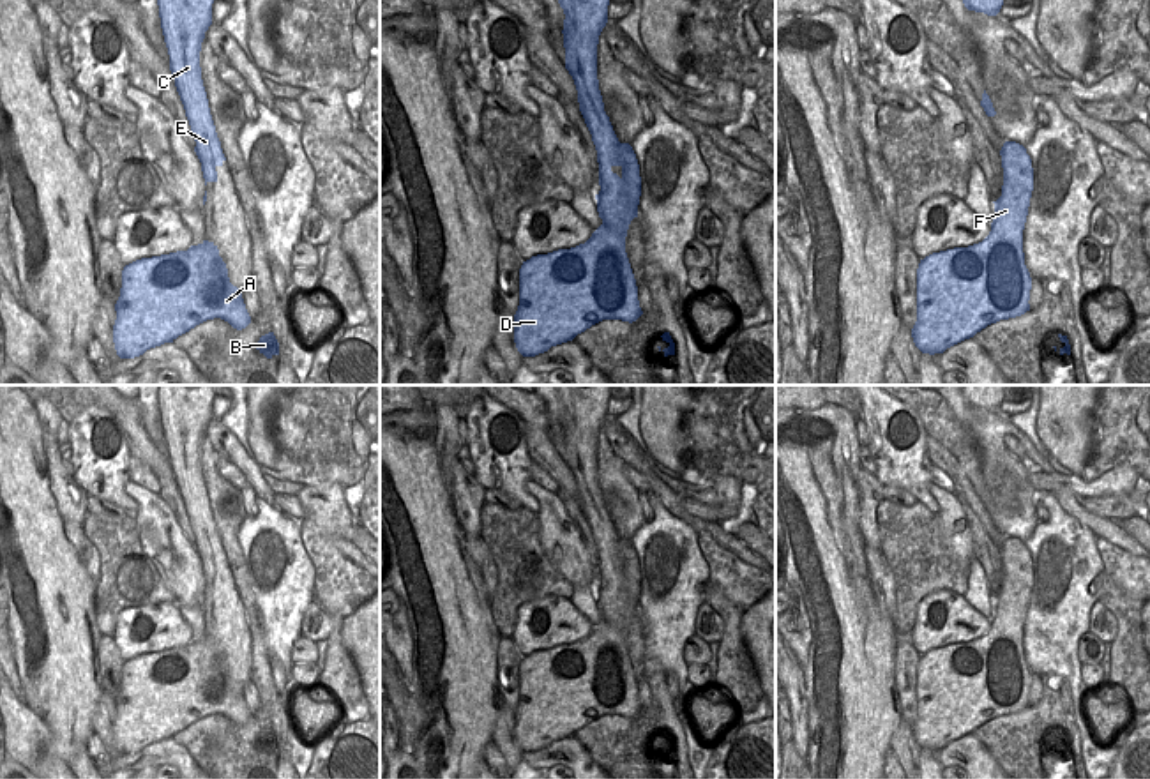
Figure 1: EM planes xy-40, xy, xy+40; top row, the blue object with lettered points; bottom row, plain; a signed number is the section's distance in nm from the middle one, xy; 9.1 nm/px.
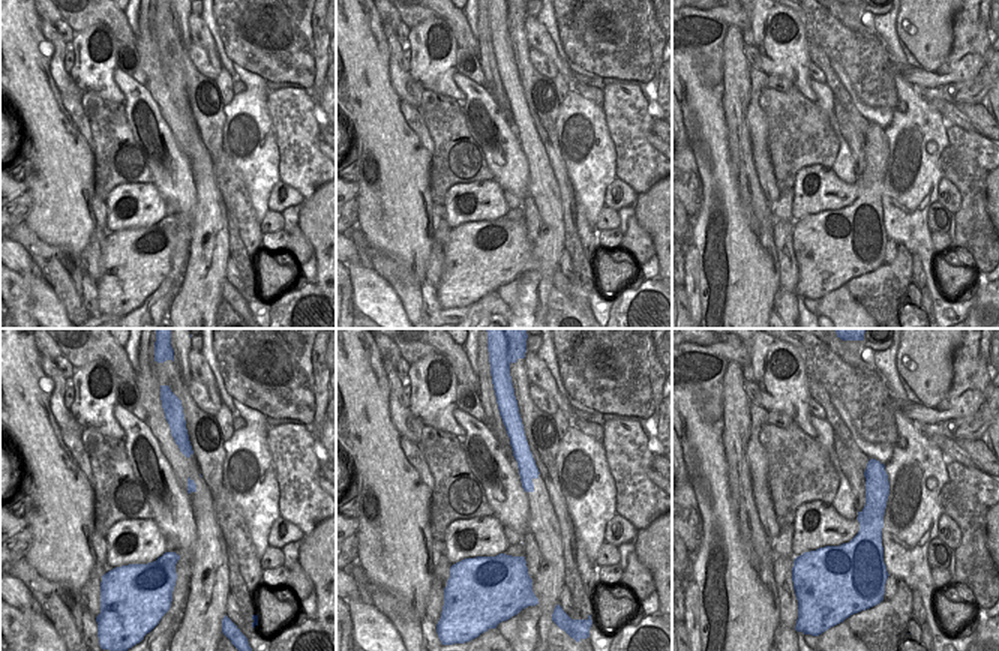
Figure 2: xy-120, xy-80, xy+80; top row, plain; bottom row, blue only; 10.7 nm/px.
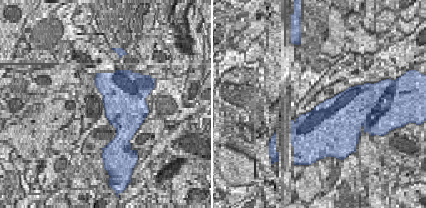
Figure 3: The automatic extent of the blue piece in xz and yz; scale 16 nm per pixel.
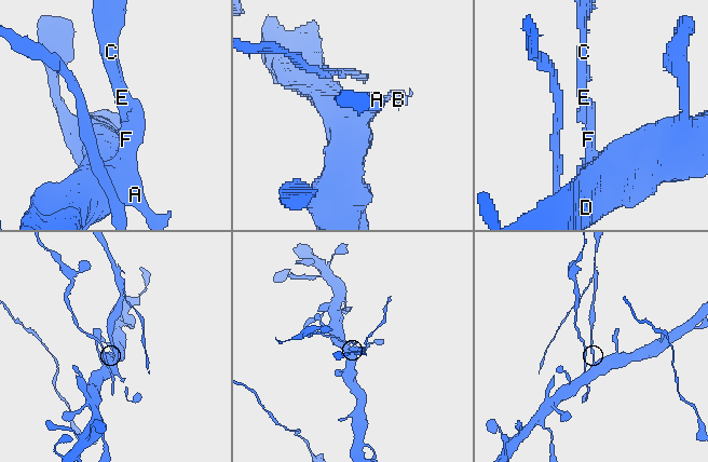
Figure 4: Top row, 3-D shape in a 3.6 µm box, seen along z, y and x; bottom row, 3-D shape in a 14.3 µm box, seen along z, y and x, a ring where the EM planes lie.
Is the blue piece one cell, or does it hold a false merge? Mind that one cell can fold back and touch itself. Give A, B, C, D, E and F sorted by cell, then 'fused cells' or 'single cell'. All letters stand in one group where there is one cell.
A B C E F / D | fused cells

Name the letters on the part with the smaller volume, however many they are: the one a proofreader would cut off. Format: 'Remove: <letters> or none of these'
Remove: A, B, C, E, F

